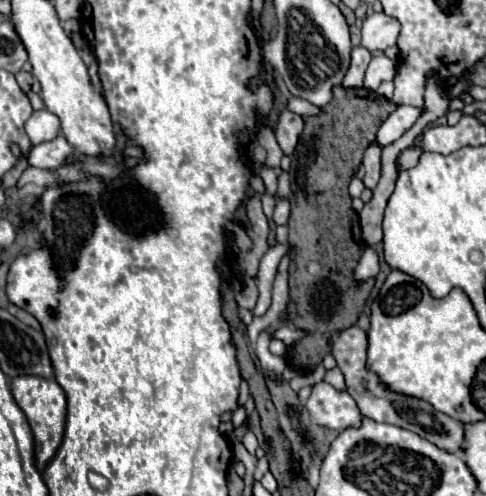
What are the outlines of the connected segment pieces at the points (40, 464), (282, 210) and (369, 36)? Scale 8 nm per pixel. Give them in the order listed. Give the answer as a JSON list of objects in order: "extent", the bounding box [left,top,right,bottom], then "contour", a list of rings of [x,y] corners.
[{"extent":[11,376,67,472],"contour":[[[17,376],[11,380],[11,392],[19,408],[25,412],[29,426],[35,436],[35,460],[39,472],[45,470],[47,462],[53,458],[55,450],[61,444],[63,428],[65,428],[65,412],[67,412],[67,396],[65,390],[55,382],[41,376]]]},{"extent":[273,196,289,224],"contour":[[[275,196],[275,214],[273,214],[273,220],[275,224],[285,224],[287,218],[289,218],[289,202],[285,198],[279,198]]]},{"extent":[361,14,399,52],"contour":[[[369,14],[361,26],[361,46],[369,52],[385,50],[397,42],[399,22],[381,14]]]}]

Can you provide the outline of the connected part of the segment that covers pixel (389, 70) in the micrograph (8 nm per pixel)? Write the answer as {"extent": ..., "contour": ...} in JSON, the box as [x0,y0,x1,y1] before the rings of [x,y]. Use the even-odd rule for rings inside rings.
{"extent":[363,54,397,90],"contour":[[[385,54],[373,56],[371,62],[369,62],[369,68],[367,68],[363,86],[369,88],[369,90],[375,90],[383,80],[393,80],[395,72],[397,72],[395,60],[389,60]]]}

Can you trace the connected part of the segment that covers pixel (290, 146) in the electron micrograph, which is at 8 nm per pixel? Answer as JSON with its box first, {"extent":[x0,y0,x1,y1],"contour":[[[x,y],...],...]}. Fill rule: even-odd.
{"extent":[275,110,303,156],"contour":[[[283,110],[279,120],[277,120],[277,124],[275,124],[275,138],[277,138],[277,142],[279,142],[279,146],[281,146],[285,156],[293,154],[301,130],[303,130],[301,116]]]}

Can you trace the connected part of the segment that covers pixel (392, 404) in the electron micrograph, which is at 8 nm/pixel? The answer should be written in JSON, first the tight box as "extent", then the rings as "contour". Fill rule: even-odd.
{"extent":[333,326,465,454],"contour":[[[359,326],[345,328],[345,332],[339,332],[339,336],[333,342],[333,356],[337,360],[337,366],[345,374],[347,390],[355,398],[361,414],[367,416],[367,418],[371,418],[371,420],[375,420],[375,422],[387,422],[387,424],[395,424],[399,428],[411,430],[417,436],[429,440],[431,444],[435,444],[437,448],[441,448],[445,452],[463,454],[463,448],[465,448],[463,426],[457,420],[453,420],[453,418],[449,418],[449,416],[433,410],[433,406],[427,404],[427,402],[423,402],[423,400],[409,398],[409,396],[395,394],[395,392],[387,390],[377,380],[375,374],[371,374],[371,372],[365,370],[365,360],[367,360],[365,352],[367,352],[367,334]]]}

